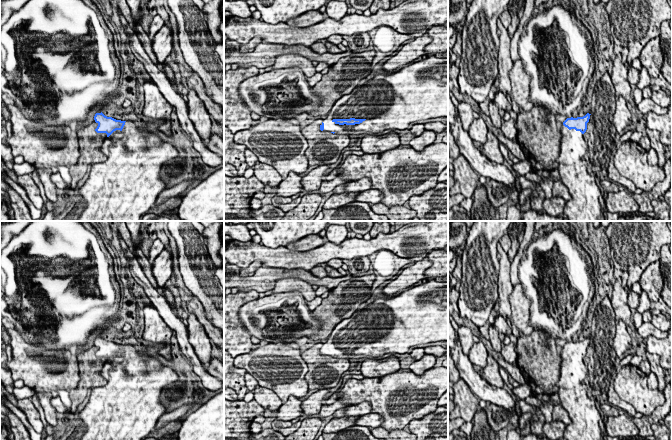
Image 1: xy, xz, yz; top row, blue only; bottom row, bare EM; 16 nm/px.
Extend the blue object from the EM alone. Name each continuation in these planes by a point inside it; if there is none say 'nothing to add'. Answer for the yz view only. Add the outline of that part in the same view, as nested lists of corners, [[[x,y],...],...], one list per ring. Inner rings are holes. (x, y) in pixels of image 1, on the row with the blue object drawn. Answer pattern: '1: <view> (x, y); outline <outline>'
1: yz (584, 205); outline [[[562,125],[559,177],[568,188],[571,199],[566,202],[564,214],[569,221],[600,221],[601,191],[596,184],[594,174],[587,172],[587,162],[582,158],[587,152],[587,144],[583,134],[575,129],[569,130]]]

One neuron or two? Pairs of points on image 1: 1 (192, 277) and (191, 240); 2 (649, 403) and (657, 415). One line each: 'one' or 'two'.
1: one
2: two

